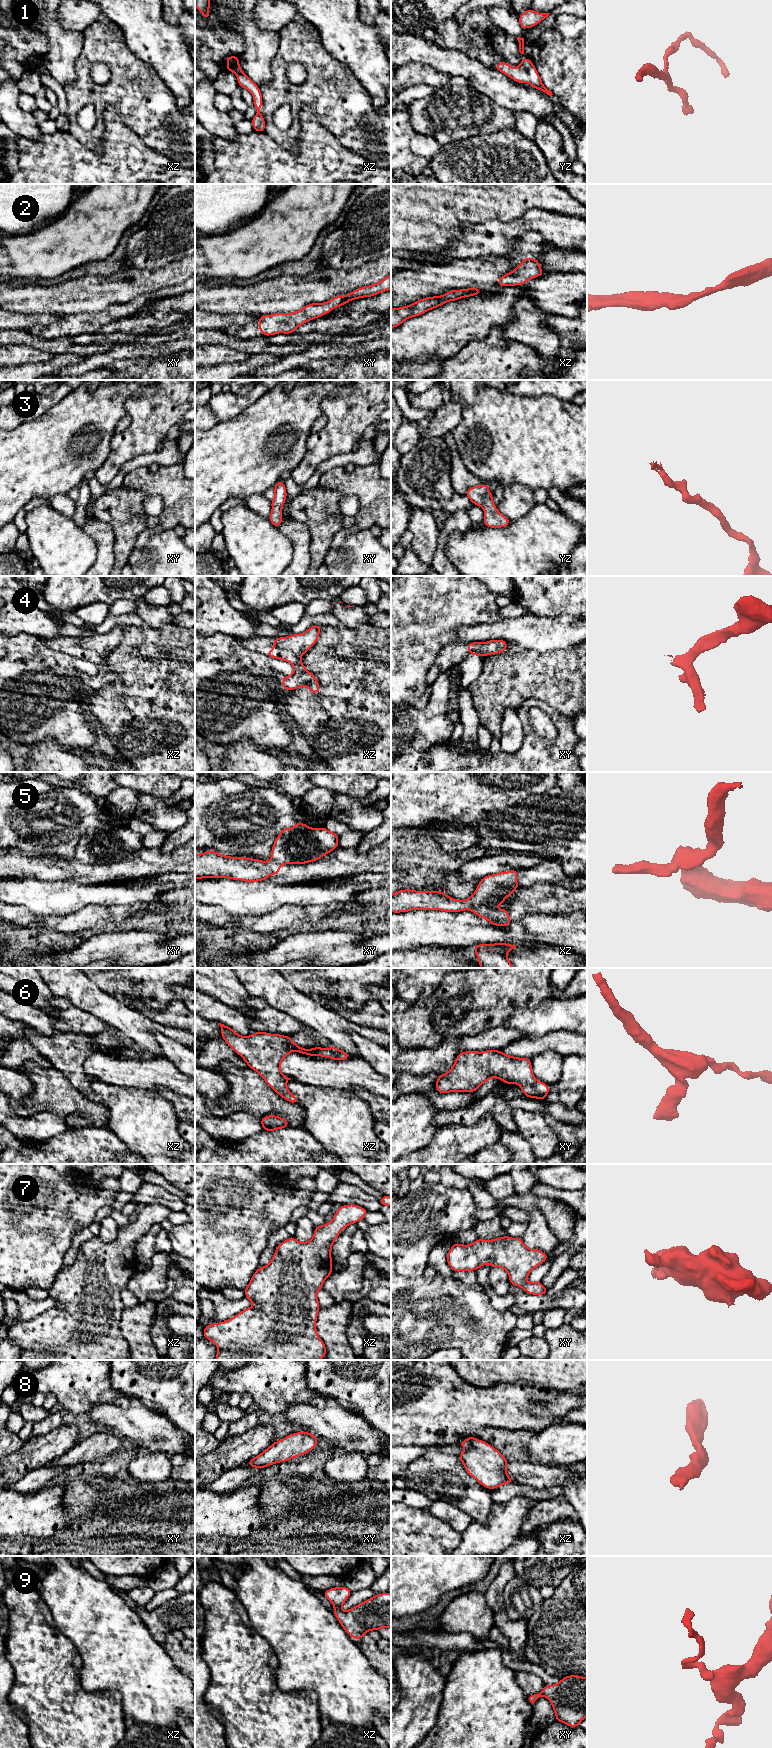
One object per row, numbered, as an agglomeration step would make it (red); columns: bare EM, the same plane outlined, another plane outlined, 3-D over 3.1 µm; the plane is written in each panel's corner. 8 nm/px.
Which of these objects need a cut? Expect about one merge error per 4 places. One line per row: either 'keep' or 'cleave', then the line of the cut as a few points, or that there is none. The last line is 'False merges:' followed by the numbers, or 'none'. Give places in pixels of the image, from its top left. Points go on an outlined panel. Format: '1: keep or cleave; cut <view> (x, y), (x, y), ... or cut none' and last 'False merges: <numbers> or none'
1: keep; cut none
2: keep; cut none
3: keep; cut none
4: keep; cut none
5: cleave; cut xz (469, 898), (471, 901), (470, 909)
6: keep; cut none
7: keep; cut none
8: keep; cut none
9: keep; cut none
False merges: 5

